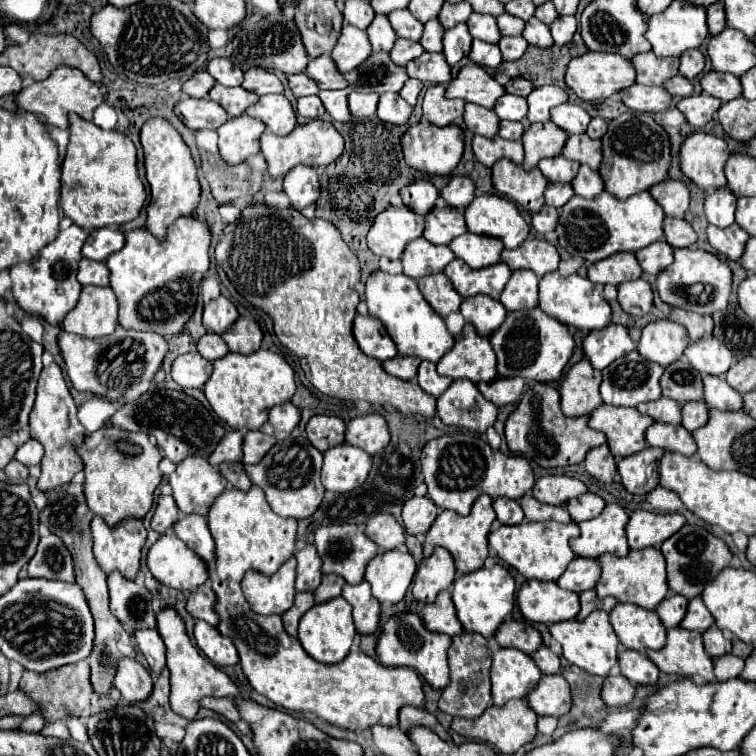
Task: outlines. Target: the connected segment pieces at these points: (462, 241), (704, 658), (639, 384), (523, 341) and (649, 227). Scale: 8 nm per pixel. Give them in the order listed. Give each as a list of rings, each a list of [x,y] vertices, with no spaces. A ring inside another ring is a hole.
[[[473,232],[461,234],[459,238],[449,242],[453,254],[465,260],[473,268],[485,268],[501,262],[501,252],[505,250],[503,242],[493,236],[479,236]]]
[[[681,626],[667,630],[667,644],[661,650],[647,650],[647,656],[663,674],[677,674],[695,682],[715,682],[713,660],[703,648],[701,632]]]
[[[637,350],[611,362],[603,370],[601,398],[613,406],[633,406],[661,398],[659,378],[663,368],[643,360]]]
[[[539,308],[509,312],[501,328],[491,334],[489,342],[497,354],[499,376],[521,376],[535,382],[559,380],[575,348],[573,336],[569,334],[567,326],[547,316]]]
[[[603,192],[593,200],[573,196],[561,210],[557,222],[559,244],[569,254],[581,254],[587,262],[609,258],[615,252],[637,252],[663,238],[663,208],[653,200],[649,192],[633,194],[627,200],[617,200],[613,194]]]

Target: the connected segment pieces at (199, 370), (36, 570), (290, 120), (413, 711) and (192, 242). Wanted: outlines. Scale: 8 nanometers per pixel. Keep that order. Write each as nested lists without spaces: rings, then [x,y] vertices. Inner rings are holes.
[[[197,350],[177,356],[173,362],[173,380],[183,388],[203,388],[211,376],[211,362],[205,360]]]
[[[55,534],[43,536],[39,540],[37,552],[29,562],[29,576],[35,578],[57,578],[65,582],[73,582],[73,560],[69,550],[65,548],[65,542],[57,538]]]
[[[283,94],[261,96],[259,102],[247,110],[247,114],[253,118],[259,118],[273,134],[279,134],[279,136],[289,134],[297,124],[293,106]]]
[[[405,706],[399,710],[399,728],[403,732],[409,732],[417,726],[425,726],[425,728],[431,728],[439,738],[443,740],[451,740],[449,732],[437,722],[437,718],[433,714],[429,714],[425,708],[415,708],[415,706]]]
[[[181,216],[177,218],[163,240],[155,238],[145,226],[135,228],[127,234],[125,246],[107,258],[107,268],[111,270],[111,288],[119,302],[119,324],[127,330],[141,330],[141,332],[157,332],[161,336],[179,334],[187,320],[195,312],[199,284],[209,270],[209,246],[211,246],[211,230],[207,220],[197,216]]]

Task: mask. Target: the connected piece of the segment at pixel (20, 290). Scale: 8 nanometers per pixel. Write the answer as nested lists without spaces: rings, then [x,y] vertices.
[[[73,224],[67,230],[61,230],[59,236],[47,244],[31,262],[21,262],[11,268],[11,280],[13,280],[13,296],[17,304],[27,312],[41,316],[53,326],[59,326],[69,310],[79,300],[81,284],[77,282],[77,264],[83,258],[81,246],[85,244],[87,234],[81,226]]]

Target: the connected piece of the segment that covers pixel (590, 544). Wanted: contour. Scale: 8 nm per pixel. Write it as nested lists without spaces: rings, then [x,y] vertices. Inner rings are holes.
[[[607,504],[597,518],[579,524],[581,534],[569,540],[571,550],[577,556],[589,558],[599,558],[605,552],[611,552],[615,556],[627,556],[629,554],[629,544],[625,538],[627,520],[629,514],[623,506]]]

